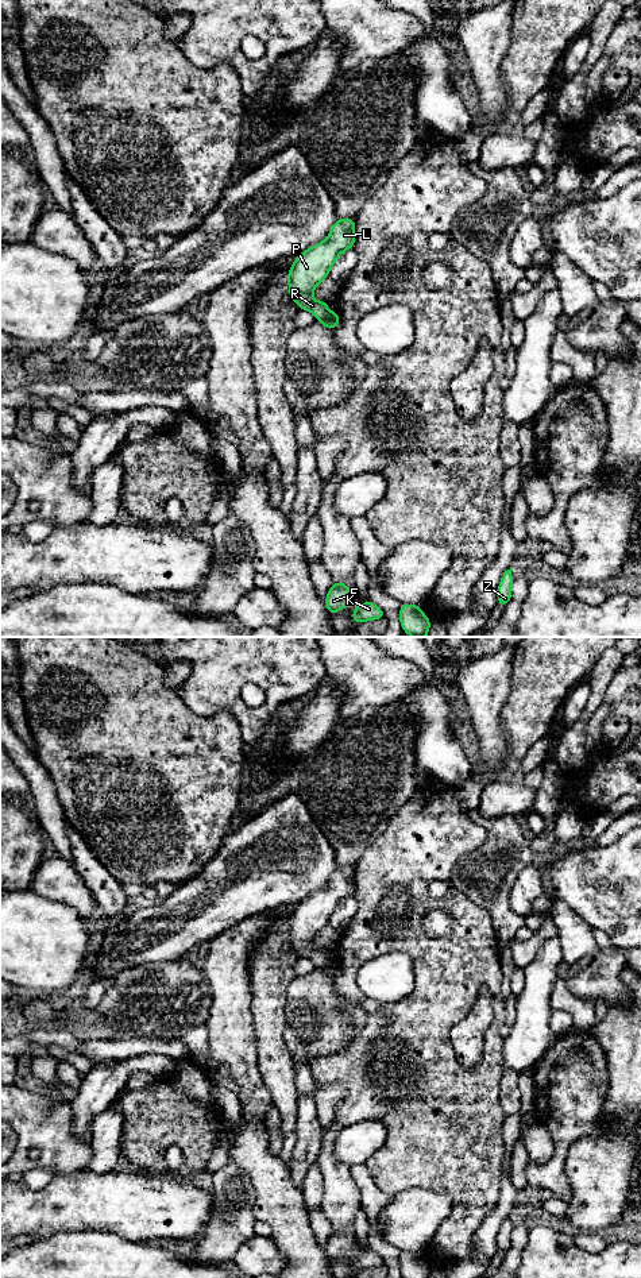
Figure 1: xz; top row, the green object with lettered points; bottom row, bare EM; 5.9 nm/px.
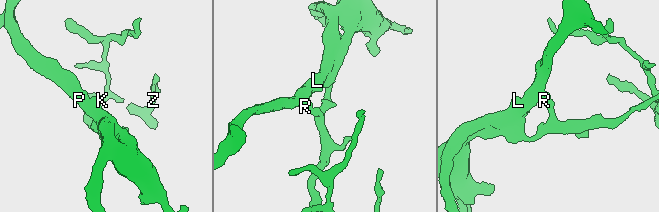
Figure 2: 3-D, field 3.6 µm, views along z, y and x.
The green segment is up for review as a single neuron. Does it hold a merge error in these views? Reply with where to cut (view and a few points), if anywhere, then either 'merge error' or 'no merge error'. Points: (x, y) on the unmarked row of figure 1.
cut xz (331, 960), (320, 969); merge error

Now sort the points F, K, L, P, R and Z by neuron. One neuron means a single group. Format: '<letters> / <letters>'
F K Z / L P R

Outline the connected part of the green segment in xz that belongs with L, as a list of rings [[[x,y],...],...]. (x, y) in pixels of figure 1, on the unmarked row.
[[[337,866],[325,888],[309,895],[296,904],[287,920],[289,943],[301,958],[312,960],[321,970],[331,958],[325,947],[314,949],[312,942],[324,928],[337,906],[355,893],[355,866]]]

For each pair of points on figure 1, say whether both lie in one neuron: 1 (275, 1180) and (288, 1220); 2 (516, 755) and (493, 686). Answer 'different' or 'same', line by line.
1: same
2: different

